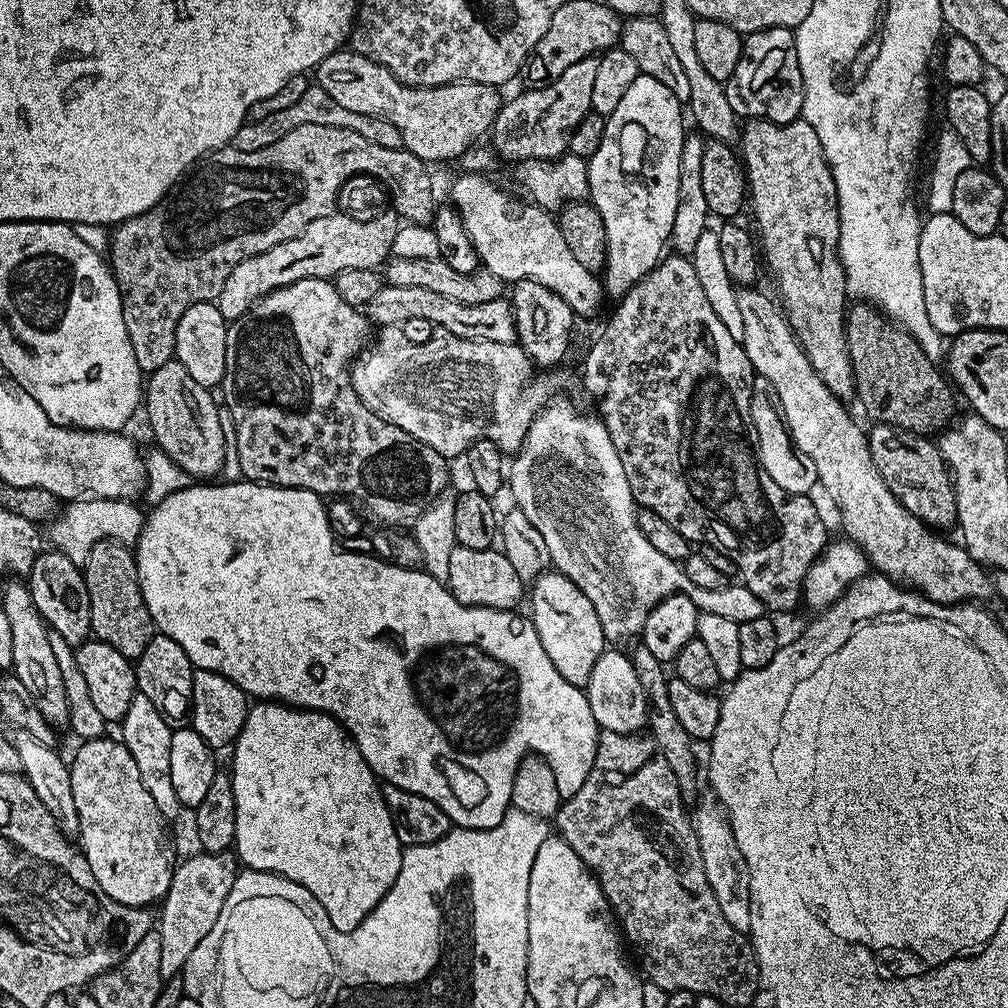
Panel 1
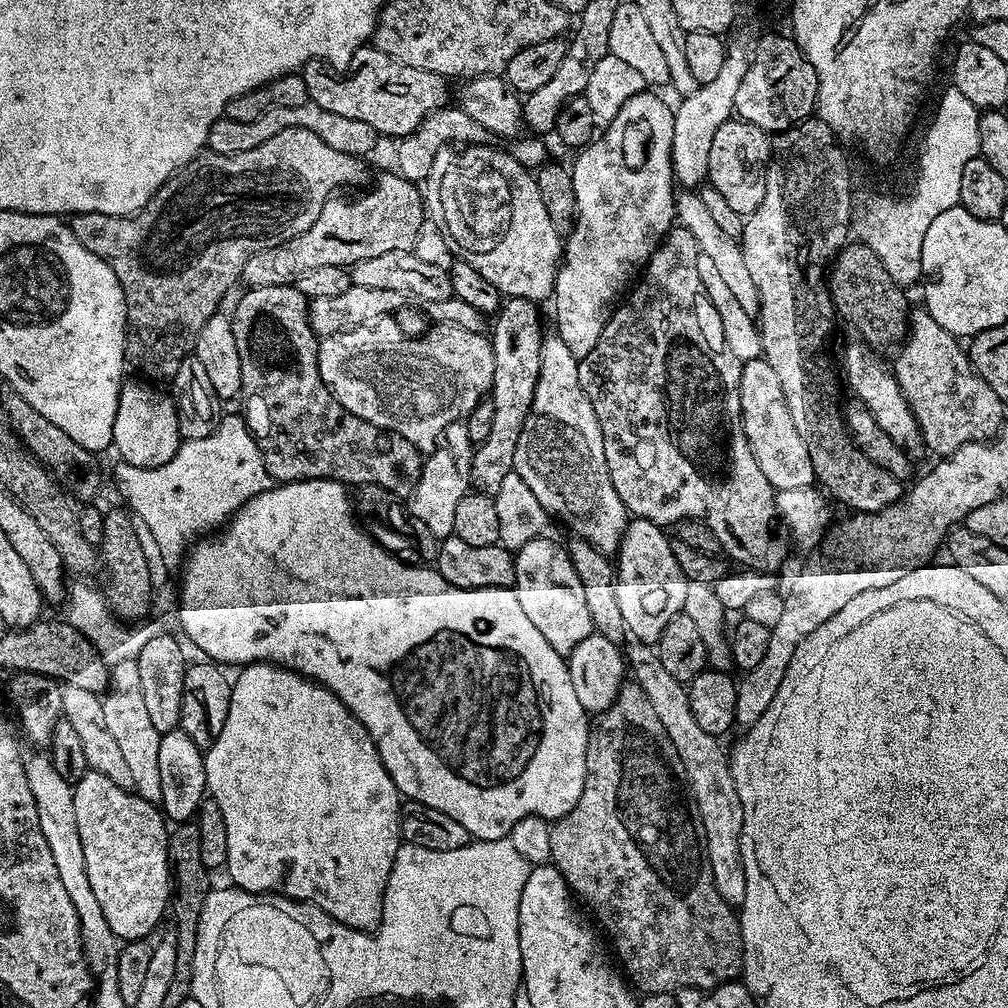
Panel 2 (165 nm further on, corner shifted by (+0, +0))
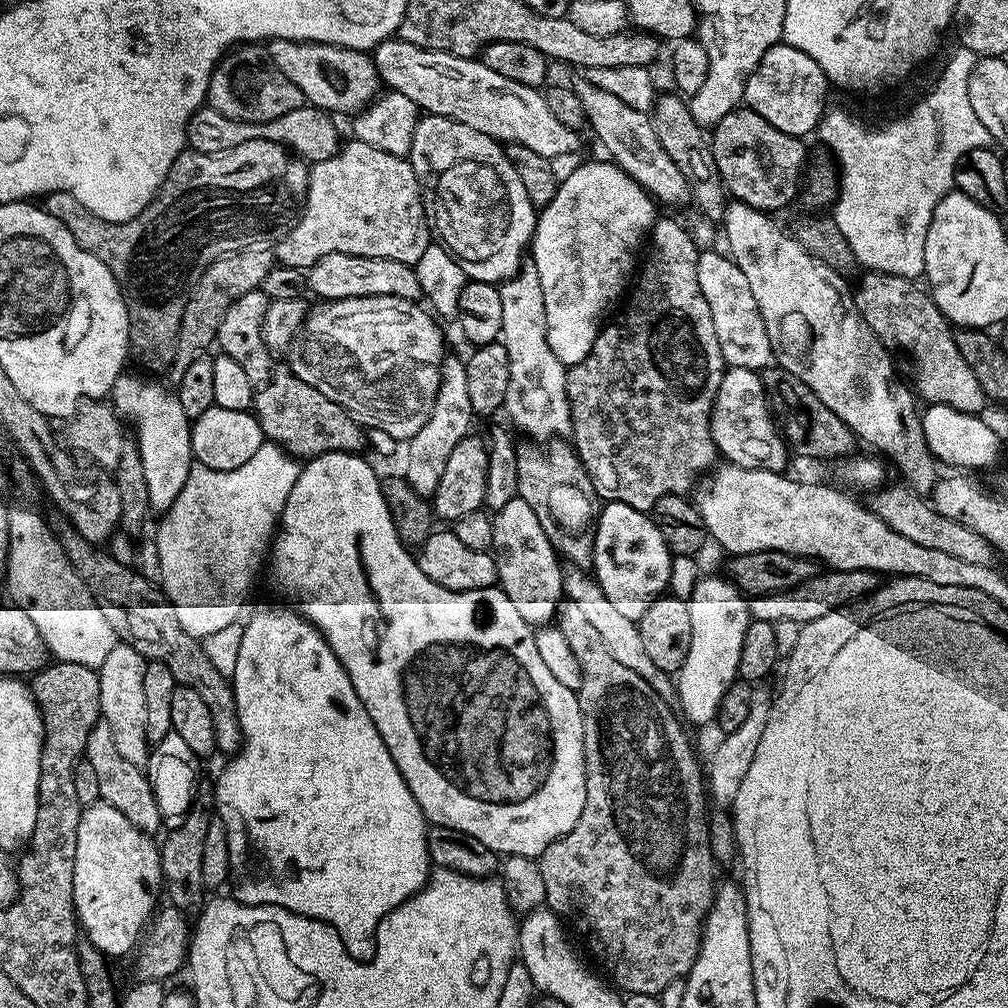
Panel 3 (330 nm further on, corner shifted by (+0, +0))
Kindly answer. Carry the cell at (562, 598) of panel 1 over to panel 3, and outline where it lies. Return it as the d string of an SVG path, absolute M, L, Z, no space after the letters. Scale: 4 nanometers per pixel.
M522 499L506 502L506 506L495 509L492 516L494 526L496 574L499 587L518 606L518 614L531 626L548 626L553 623L556 610L564 596L564 574L561 557L554 547L551 536L545 532L538 514L530 502Z

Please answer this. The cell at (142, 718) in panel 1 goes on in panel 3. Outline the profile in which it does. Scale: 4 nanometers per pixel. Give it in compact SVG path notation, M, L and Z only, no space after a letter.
M117 642L106 654L106 662L98 669L100 674L100 715L114 730L114 743L118 746L118 754L126 758L126 762L144 766L148 763L150 745L146 738L146 694L142 690L142 681L146 679L146 661L138 650L134 650L126 643Z

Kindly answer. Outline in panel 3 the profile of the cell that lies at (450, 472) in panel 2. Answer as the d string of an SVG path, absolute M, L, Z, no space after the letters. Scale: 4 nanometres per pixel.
M445 359L440 373L440 389L436 395L436 401L432 407L430 418L426 418L426 426L418 430L411 440L407 441L408 448L408 472L406 478L418 494L431 497L436 491L438 482L442 479L442 470L446 470L446 462L450 454L454 454L454 446L462 442L469 435L468 428L474 421L474 413L470 406L470 394L466 394L466 364L463 359Z

